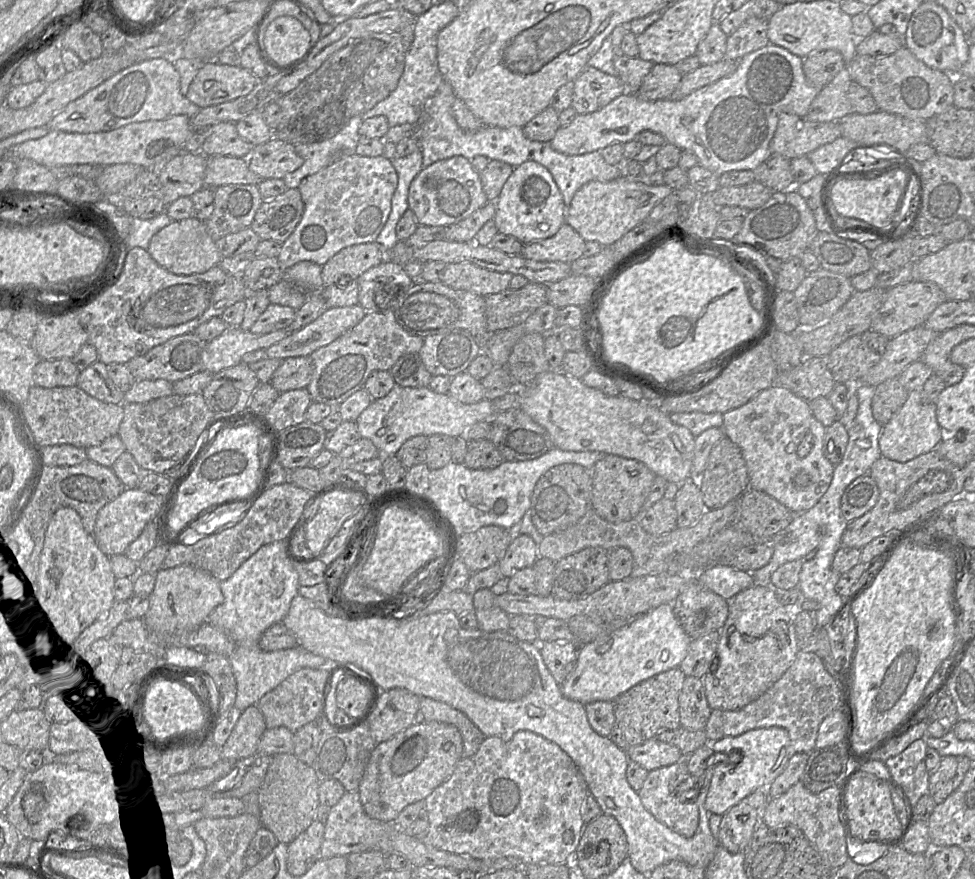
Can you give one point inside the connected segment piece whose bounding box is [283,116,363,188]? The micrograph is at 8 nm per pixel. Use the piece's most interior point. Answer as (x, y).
(318, 155)

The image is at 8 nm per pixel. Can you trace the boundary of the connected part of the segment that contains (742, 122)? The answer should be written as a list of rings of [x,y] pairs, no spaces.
[[[768,44],[742,57],[732,74],[692,92],[683,99],[648,101],[634,92],[627,92],[597,111],[578,114],[568,126],[560,126],[550,144],[560,153],[581,155],[601,150],[610,144],[625,144],[634,140],[642,131],[652,131],[662,135],[667,143],[682,151],[693,153],[700,166],[719,177],[729,171],[754,171],[771,155],[770,143],[776,132],[780,114],[790,113],[805,117],[821,90],[808,82],[803,71],[803,61],[804,58],[780,46]]]

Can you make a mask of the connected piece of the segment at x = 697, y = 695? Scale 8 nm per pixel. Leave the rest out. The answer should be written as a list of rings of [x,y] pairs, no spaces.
[[[686,677],[678,701],[680,727],[704,730],[712,709],[706,699],[702,678]]]

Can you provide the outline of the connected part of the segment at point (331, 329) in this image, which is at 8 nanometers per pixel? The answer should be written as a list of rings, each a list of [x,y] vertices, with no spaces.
[[[360,304],[329,307],[313,322],[290,331],[284,339],[268,347],[266,356],[279,360],[309,357],[315,350],[330,344],[357,325],[366,313]]]

